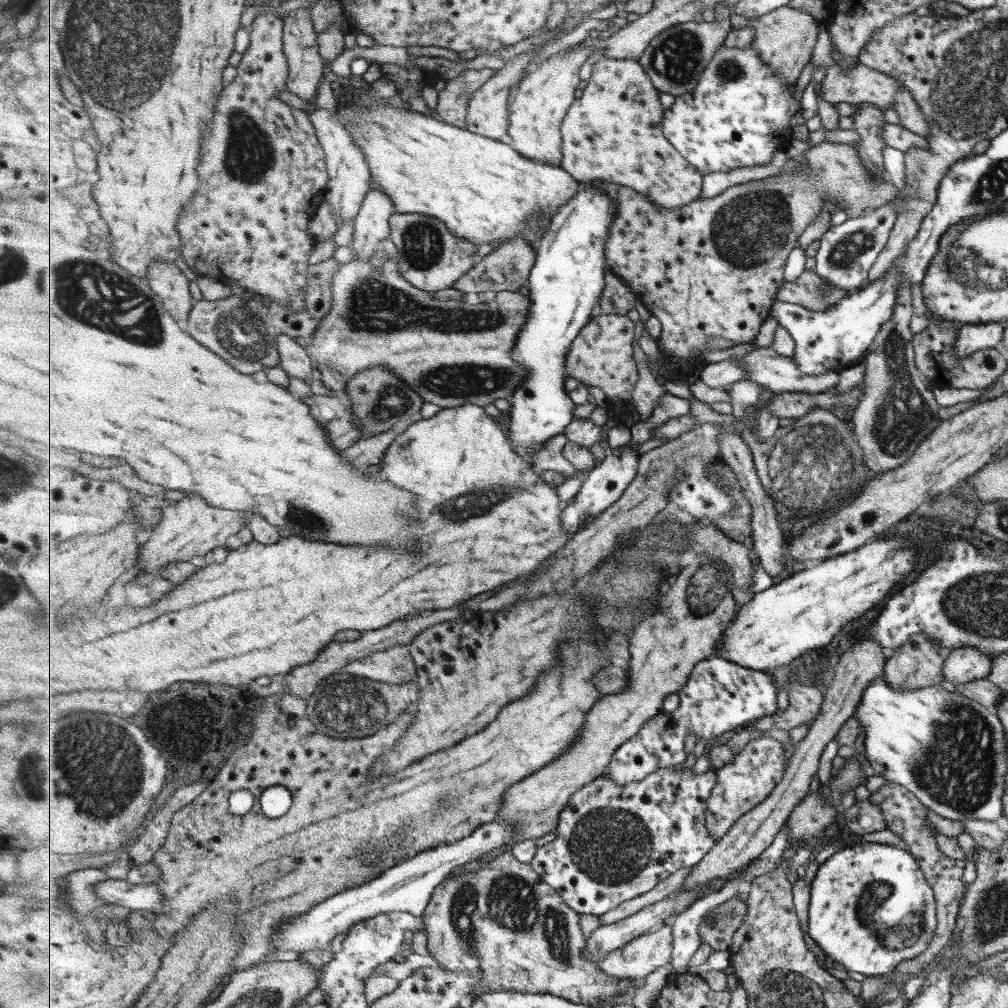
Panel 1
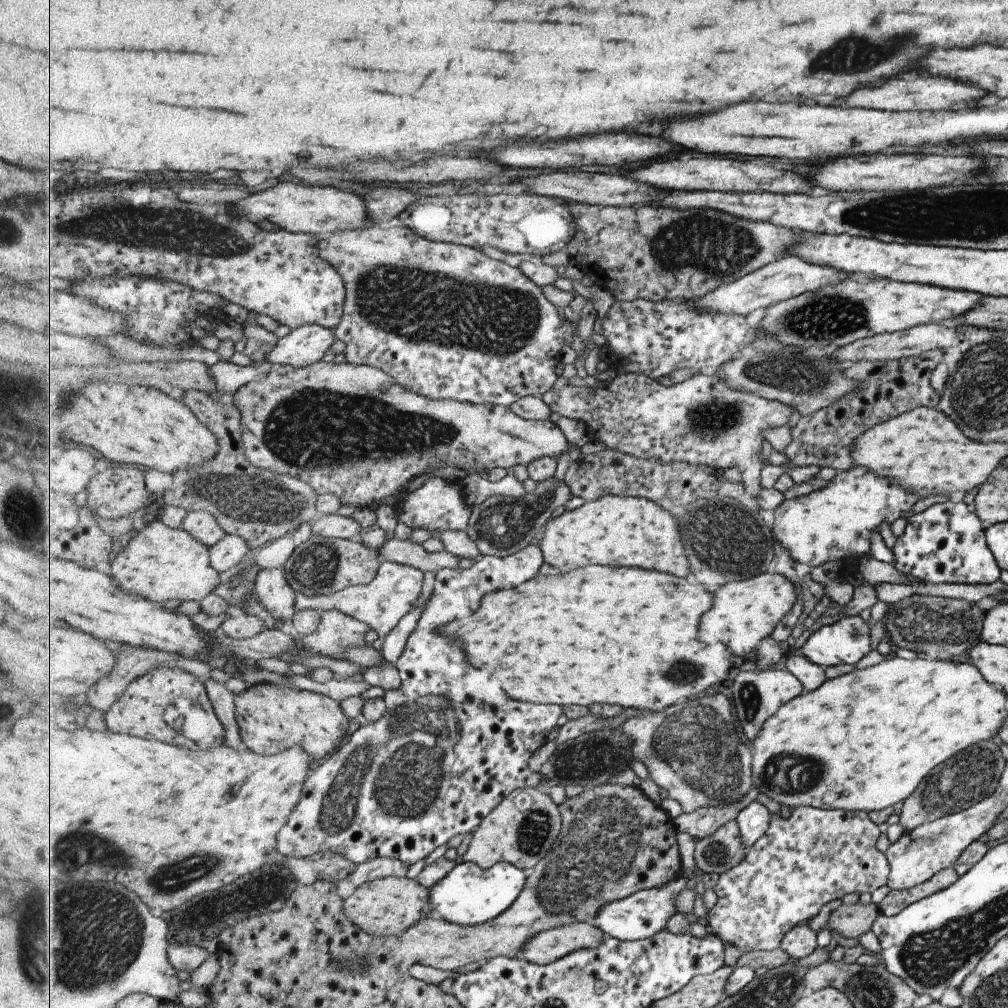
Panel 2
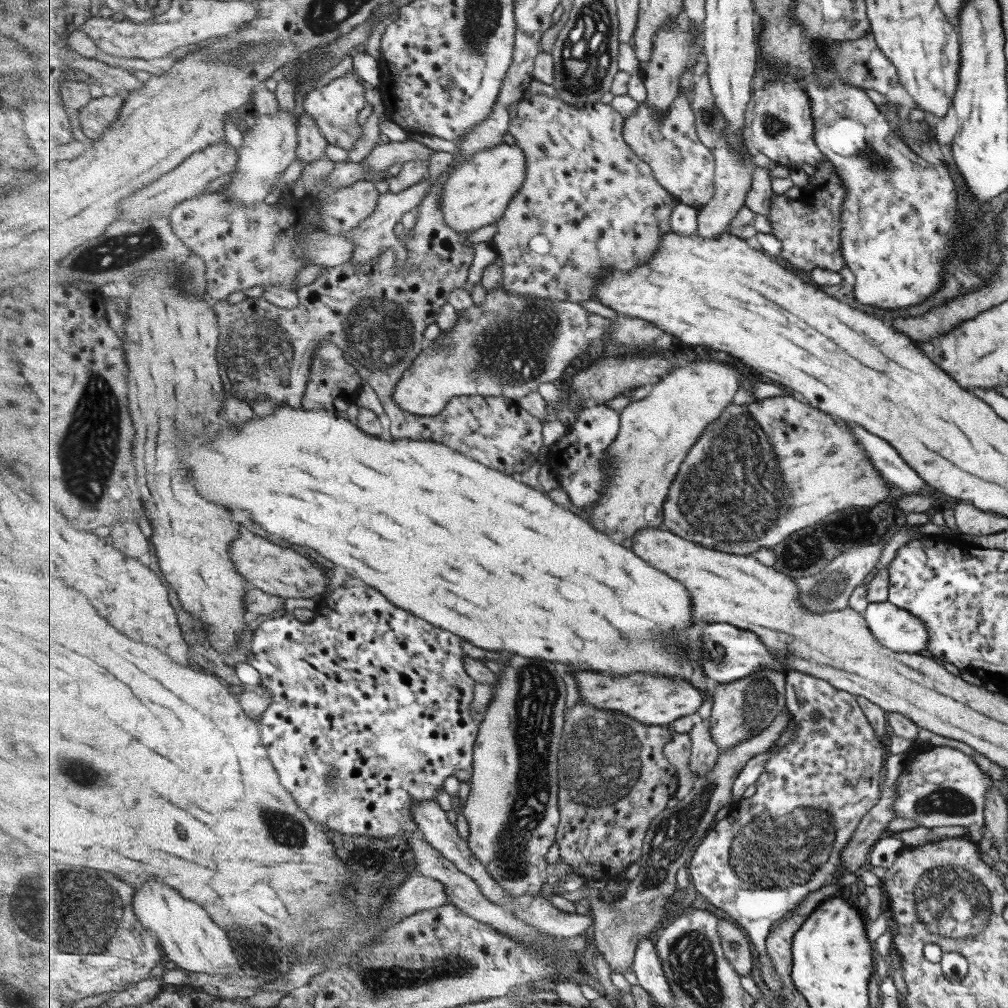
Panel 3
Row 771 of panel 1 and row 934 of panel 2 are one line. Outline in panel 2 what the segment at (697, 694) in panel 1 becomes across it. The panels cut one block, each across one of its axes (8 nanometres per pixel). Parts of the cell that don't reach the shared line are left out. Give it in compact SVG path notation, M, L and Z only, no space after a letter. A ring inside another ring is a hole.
M683 875L676 881L659 888L645 889L617 900L601 908L592 920L593 926L601 928L606 935L623 941L647 940L663 930L667 930L669 920L677 914L677 896L687 888L687 876Z

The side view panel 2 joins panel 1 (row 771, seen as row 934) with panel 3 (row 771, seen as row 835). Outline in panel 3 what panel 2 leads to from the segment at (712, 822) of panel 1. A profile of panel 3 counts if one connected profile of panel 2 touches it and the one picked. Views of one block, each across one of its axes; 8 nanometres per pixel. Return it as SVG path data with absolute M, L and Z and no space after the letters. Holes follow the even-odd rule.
M795 670L786 678L786 695L788 710L797 721L793 742L769 759L755 784L755 794L741 798L725 818L714 824L688 863L689 880L697 894L746 929L760 955L764 982L775 998L781 996L781 1002L787 1002L787 995L781 975L767 953L767 938L774 930L773 924L807 900L807 894L828 885L836 885L838 890L856 883L853 872L839 865L839 852L850 842L862 817L879 800L879 770L886 756L886 746L876 740L854 695Z

